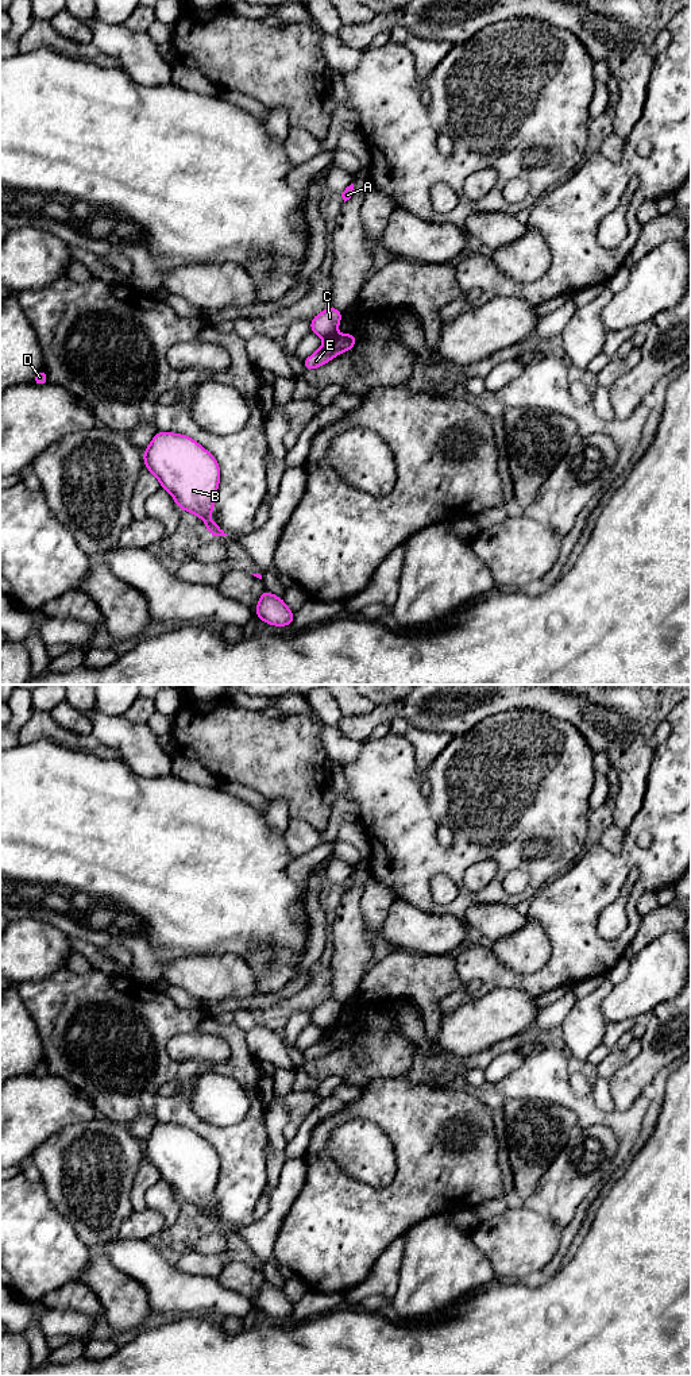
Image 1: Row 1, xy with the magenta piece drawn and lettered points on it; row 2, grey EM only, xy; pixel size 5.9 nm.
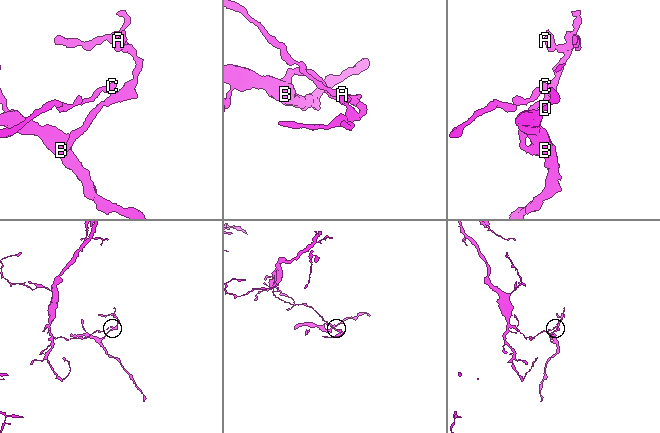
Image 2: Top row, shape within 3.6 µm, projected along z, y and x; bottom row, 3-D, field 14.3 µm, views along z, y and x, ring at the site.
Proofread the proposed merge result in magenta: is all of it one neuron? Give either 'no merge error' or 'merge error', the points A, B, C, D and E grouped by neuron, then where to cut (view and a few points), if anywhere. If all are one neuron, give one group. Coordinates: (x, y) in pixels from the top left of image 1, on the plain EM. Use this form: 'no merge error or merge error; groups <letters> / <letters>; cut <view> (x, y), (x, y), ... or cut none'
merge error; groups A B D E / C; cut xy (335, 1025), (325, 1030)

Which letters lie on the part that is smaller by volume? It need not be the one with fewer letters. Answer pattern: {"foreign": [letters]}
{"foreign": ["A", "B", "D", "E"]}

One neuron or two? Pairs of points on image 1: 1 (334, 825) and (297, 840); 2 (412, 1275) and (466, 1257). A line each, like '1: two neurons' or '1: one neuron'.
1: one neuron
2: one neuron

